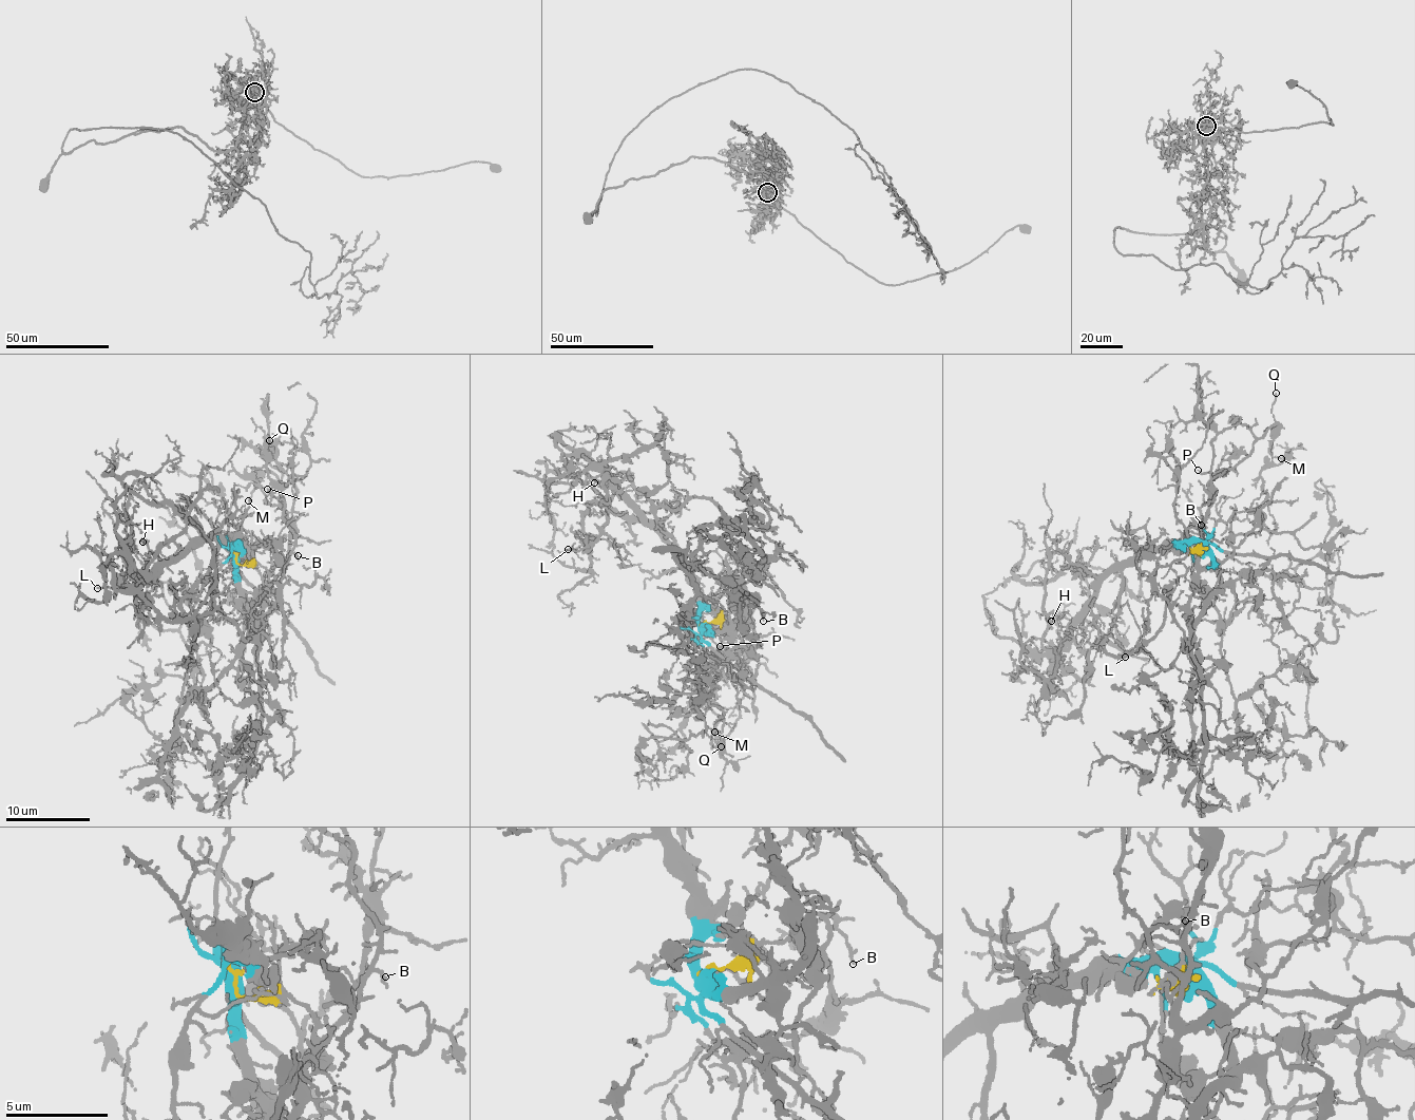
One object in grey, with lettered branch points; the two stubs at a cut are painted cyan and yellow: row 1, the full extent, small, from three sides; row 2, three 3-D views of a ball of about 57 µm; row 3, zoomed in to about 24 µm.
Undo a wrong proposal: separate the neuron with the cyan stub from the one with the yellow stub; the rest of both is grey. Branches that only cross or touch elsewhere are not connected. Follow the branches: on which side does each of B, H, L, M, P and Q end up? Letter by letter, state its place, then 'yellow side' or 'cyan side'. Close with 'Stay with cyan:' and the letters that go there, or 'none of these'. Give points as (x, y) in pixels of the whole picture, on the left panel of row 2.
B: place (298, 555); yellow side
H: place (142, 542); cyan side
L: place (97, 588); cyan side
M: place (248, 500); yellow side
P: place (267, 489); yellow side
Q: place (269, 440); yellow side
Stay with cyan: H, L

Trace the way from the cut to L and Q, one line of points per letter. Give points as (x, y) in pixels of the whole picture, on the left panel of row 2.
L: (234, 554), (240, 537), (236, 539), (231, 533), (160, 558), (150, 552), (131, 585), (96, 589)
Q: (236, 554), (242, 564), (274, 575), (287, 552), (288, 513), (280, 505), (281, 479), (267, 470), (269, 440)

